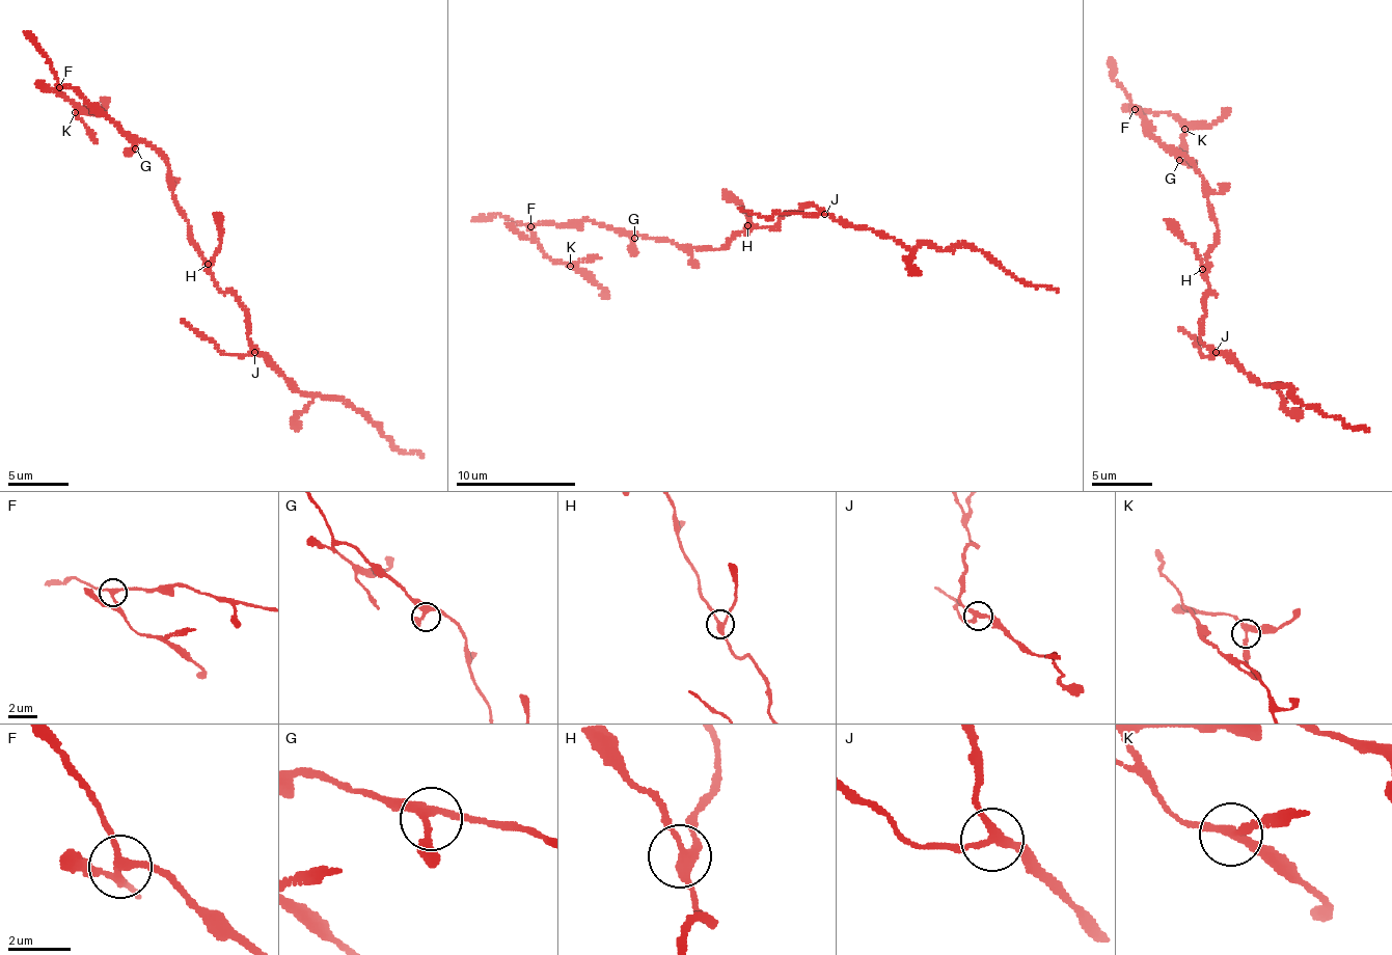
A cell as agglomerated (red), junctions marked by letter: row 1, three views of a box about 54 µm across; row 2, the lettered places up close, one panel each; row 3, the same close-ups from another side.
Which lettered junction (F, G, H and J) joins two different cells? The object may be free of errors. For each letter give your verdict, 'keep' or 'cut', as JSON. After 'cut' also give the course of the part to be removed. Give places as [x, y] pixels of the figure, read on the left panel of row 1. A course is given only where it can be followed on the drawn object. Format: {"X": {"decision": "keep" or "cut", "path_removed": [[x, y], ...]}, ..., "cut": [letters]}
{"F": {"decision": "cut", "path_removed": [[59, 87], [55, 88], [66, 100], [97, 112], [108, 99]]}, "G": {"decision": "keep"}, "H": {"decision": "keep"}, "J": {"decision": "keep"}, "cut": ["F"]}

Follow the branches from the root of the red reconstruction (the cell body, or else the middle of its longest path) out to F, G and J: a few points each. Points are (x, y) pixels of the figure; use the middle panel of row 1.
F: (748, 228), (735, 236), (721, 249), (701, 250), (677, 246), (670, 241), (626, 235), (591, 220), (531, 227)
G: (748, 228), (718, 249), (686, 249), (670, 241), (640, 235), (634, 238)
J: (748, 228), (774, 226), (809, 202), (824, 214)

